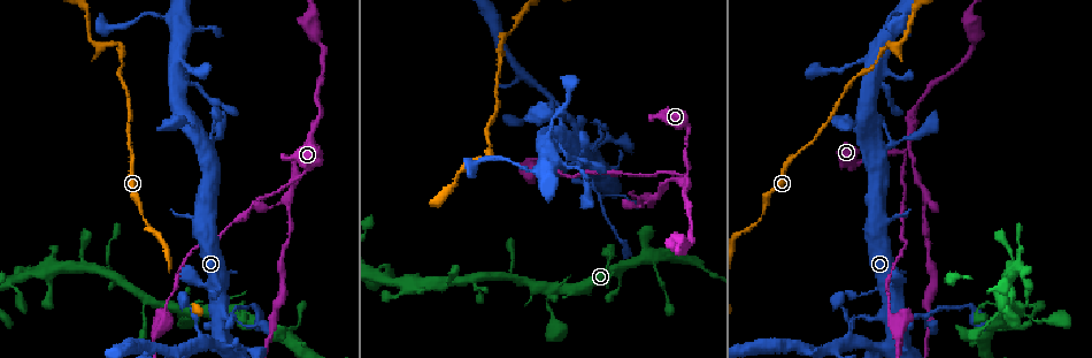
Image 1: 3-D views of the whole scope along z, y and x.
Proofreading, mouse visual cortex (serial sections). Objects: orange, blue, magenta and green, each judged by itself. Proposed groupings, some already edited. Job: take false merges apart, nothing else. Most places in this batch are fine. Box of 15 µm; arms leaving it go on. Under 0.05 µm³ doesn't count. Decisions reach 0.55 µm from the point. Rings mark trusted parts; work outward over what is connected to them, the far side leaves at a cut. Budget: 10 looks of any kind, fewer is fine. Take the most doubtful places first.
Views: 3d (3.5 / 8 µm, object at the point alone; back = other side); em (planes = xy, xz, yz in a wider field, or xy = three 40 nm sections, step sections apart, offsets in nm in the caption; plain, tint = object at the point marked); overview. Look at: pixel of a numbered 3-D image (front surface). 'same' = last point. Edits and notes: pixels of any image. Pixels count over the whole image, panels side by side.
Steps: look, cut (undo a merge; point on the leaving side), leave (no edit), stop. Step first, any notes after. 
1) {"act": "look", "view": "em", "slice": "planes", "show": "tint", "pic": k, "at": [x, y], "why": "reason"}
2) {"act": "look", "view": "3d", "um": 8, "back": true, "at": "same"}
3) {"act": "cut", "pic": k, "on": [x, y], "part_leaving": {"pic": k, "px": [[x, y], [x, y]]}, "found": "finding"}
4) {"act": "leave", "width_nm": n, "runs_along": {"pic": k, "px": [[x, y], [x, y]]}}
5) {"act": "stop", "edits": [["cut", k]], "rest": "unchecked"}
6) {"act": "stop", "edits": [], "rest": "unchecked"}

{"act": "look", "view": "3d", "um": 3.5, "pic": 1, "at": [908, 140], "why": "side arm on a straight run"}

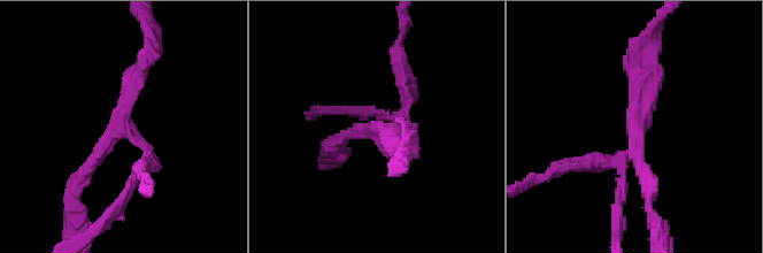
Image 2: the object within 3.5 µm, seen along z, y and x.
{"act": "look", "view": "em", "slice": "xy", "step": 5, "show": "tint", "pic": 2, "at": [120, 129], "arms": 3, "arm_widths_nm": [150, 200, 200], "why": "shape alone is not enough"}

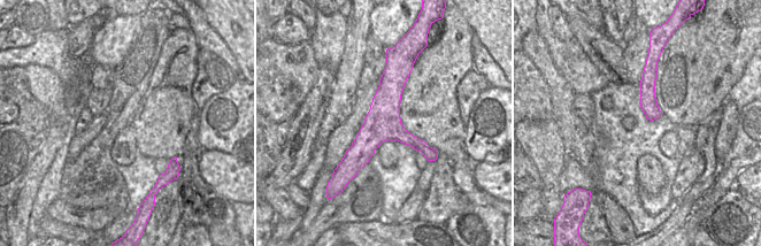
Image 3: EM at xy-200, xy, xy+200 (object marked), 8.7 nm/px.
{"act": "look", "view": "em", "slice": "xy", "step": 2, "show": "tint", "at": "same"}

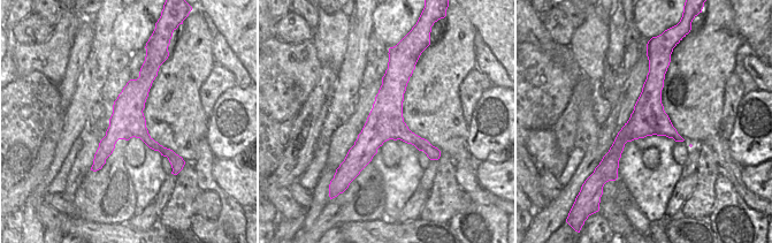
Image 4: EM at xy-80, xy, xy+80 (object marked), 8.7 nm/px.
{"act": "cut", "pic": 2, "on": [120, 205], "width_nm": 320, "part_leaving": {"pic": 2, "px": [[131, 177], [124, 199], [82, 237]]}, "found": "two cells meet here"}

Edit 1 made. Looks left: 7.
{"act": "look", "view": "overview", "why": "redraw"}

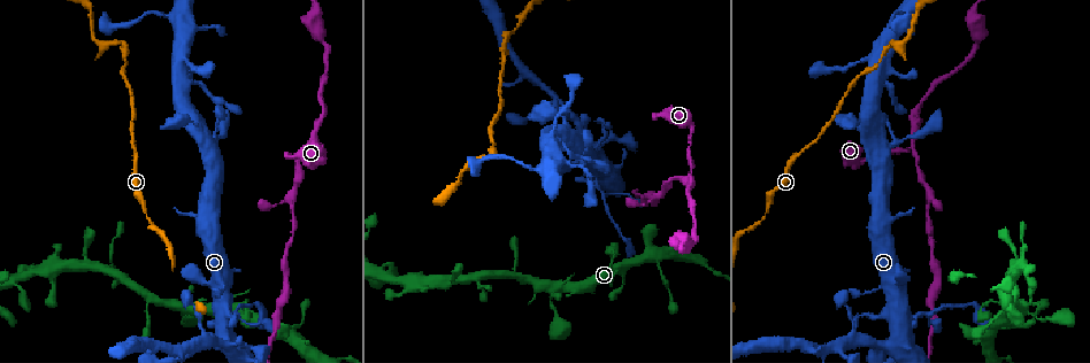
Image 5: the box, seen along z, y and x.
{"act": "look", "view": "3d", "um": 3.5, "pic": 5, "at": [493, 152]}

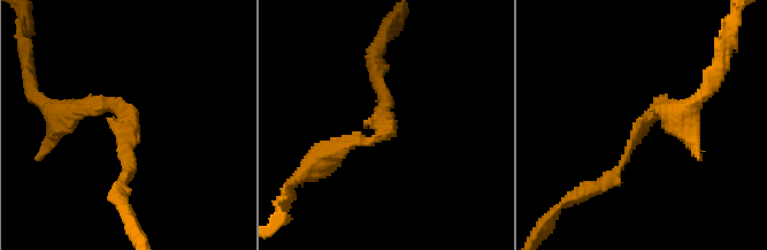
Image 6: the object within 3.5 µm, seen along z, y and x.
{"act": "look", "view": "em", "slice": "planes", "show": "tint", "pic": 6, "at": [129, 119], "why": "now the EM"}

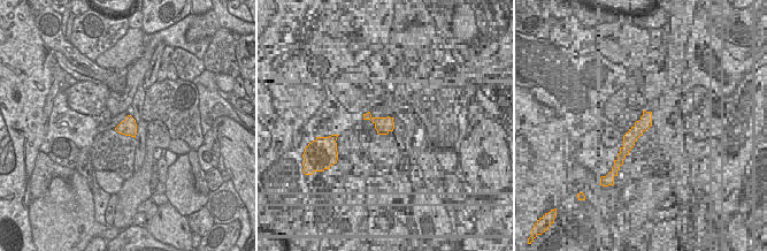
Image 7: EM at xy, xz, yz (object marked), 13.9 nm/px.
{"act": "leave", "runs_along": {"pic": 6, "px": [[604, 184], [660, 106], [675, 113]]}, "found": "all the same cell"}

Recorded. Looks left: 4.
{"act": "look", "view": "3d", "um": 3.5, "pic": 5, "at": [603, 193], "why": "side arm on a straight run"}

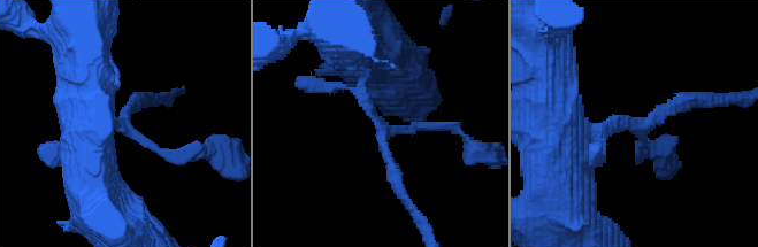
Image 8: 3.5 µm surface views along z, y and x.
{"act": "look", "view": "em", "slice": "planes", "show": "tint", "pic": 8, "at": [641, 122], "why": "now the EM"}

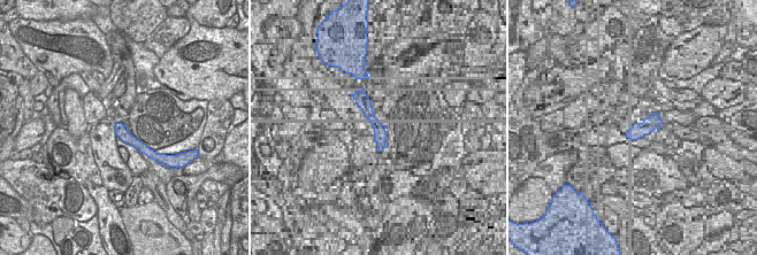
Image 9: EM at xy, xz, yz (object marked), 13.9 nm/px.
{"act": "leave", "found": "one cell here"}

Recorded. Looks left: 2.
{"act": "look", "view": "em", "slice": "xy", "step": 3, "show": "tint", "pic": 5, "at": [186, 308], "why": "a fork"}

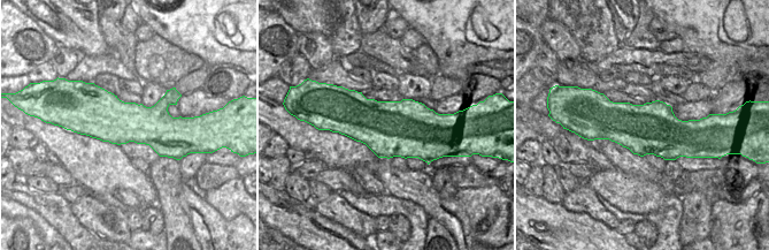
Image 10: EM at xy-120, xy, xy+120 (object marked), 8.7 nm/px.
{"act": "look", "view": "3d", "um": 3.5, "at": "same"}

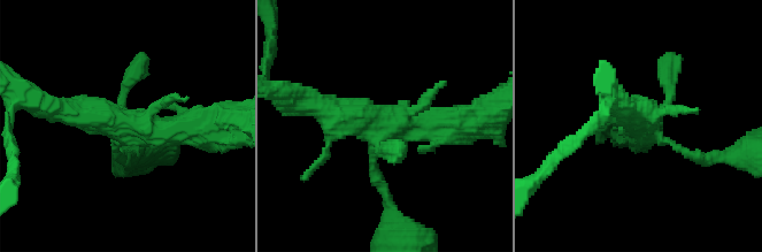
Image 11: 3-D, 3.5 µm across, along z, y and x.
{"act": "leave", "runs_along": {"pic": 11, "px": [[455, 126], [338, 117], [310, 102]]}, "found": "continuous, no second cell"}

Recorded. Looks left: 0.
{"act": "stop", "edits": [["cut", 2]], "rest": "unchecked"}

